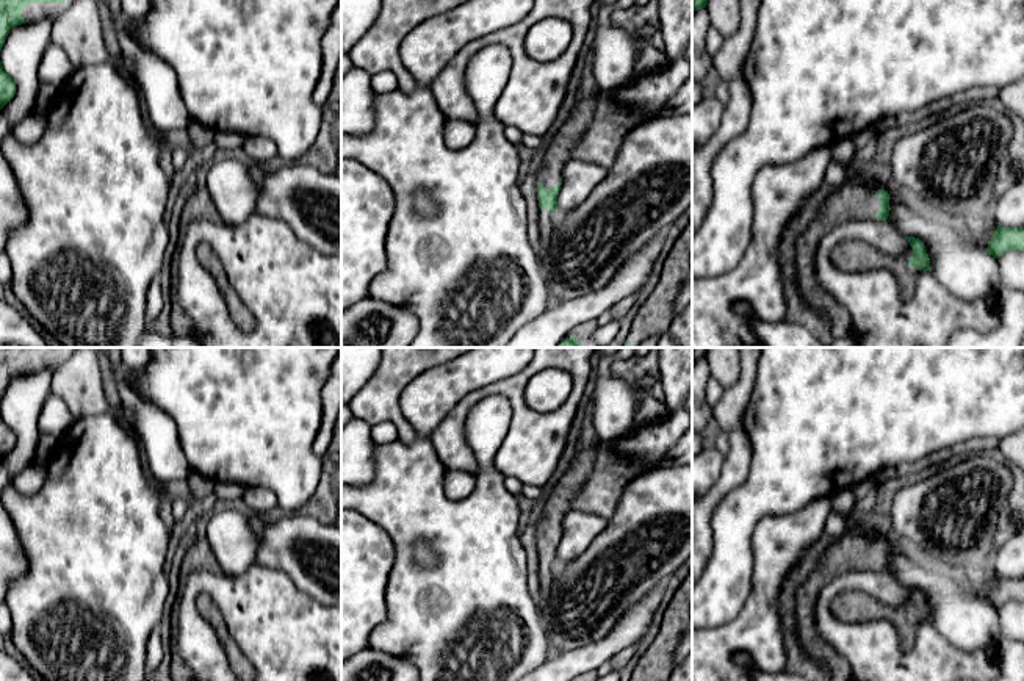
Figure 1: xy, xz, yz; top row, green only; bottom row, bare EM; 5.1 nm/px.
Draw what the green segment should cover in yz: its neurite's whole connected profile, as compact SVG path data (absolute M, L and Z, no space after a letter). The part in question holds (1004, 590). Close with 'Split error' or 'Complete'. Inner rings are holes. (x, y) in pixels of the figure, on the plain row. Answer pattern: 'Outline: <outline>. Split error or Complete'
Outline: M997 576L996 582L988 592L985 603L999 609L1005 603L1024 601L1024 576L1016 578L1002 578Z. Complete

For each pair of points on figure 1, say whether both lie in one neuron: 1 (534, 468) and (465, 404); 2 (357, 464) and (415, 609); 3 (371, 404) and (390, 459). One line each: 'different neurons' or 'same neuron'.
1: same neuron
2: different neurons
3: different neurons

